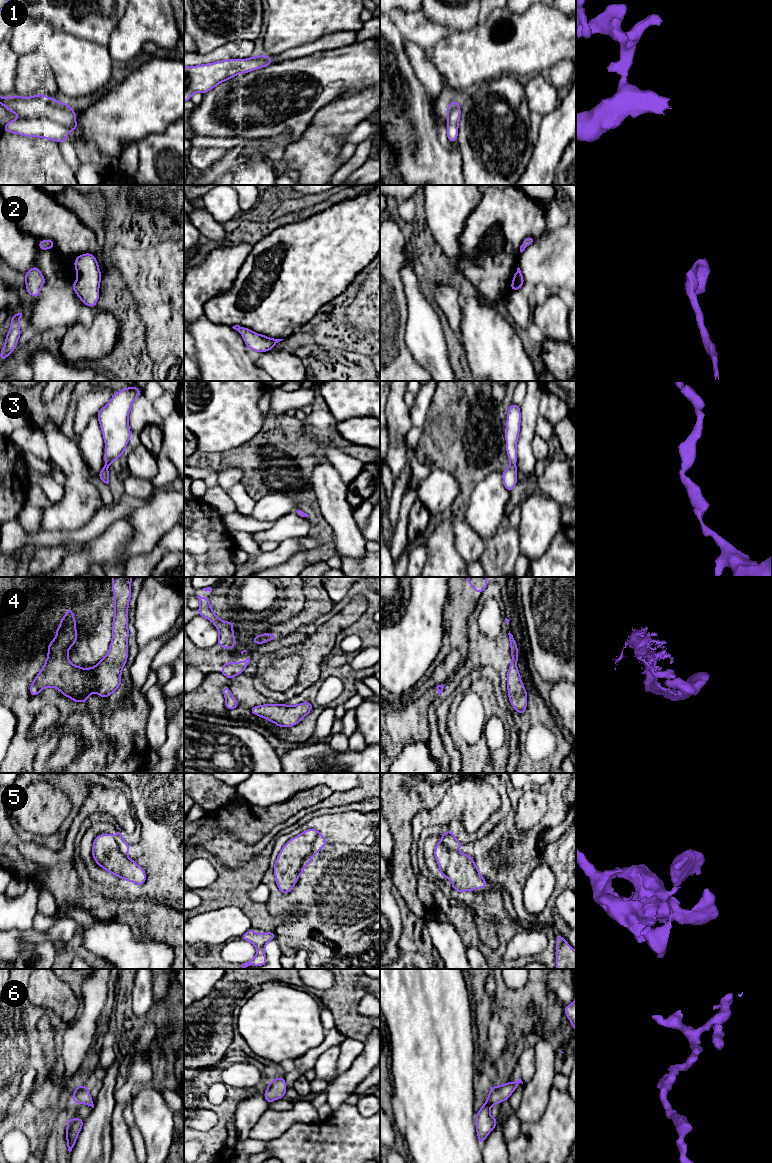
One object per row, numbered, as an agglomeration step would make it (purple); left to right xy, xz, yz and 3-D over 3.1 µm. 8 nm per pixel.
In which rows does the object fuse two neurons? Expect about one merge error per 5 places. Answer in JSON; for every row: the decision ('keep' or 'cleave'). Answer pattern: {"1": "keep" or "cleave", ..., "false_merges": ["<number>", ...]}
{"1": "keep", "2": "keep", "3": "keep", "4": "keep", "5": "cleave", "6": "keep", "false_merges": ["5"]}

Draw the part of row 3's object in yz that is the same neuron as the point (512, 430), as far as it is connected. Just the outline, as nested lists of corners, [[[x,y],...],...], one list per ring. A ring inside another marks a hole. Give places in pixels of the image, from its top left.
[[[512,403],[508,409],[505,430],[506,451],[510,460],[510,464],[508,468],[502,473],[504,487],[510,492],[514,489],[517,483],[517,440],[520,431],[520,421],[520,406]]]

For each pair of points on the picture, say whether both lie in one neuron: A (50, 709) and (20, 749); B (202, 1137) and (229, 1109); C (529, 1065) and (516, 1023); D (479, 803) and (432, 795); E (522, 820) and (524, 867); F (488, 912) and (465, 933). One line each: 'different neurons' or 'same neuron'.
A: different neurons
B: same neuron
C: different neurons
D: different neurons
E: different neurons
F: same neuron

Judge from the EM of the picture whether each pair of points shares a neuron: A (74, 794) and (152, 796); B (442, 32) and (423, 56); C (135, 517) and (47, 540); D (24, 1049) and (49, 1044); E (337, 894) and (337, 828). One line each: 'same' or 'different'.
A: different
B: different
C: different
D: different
E: same

